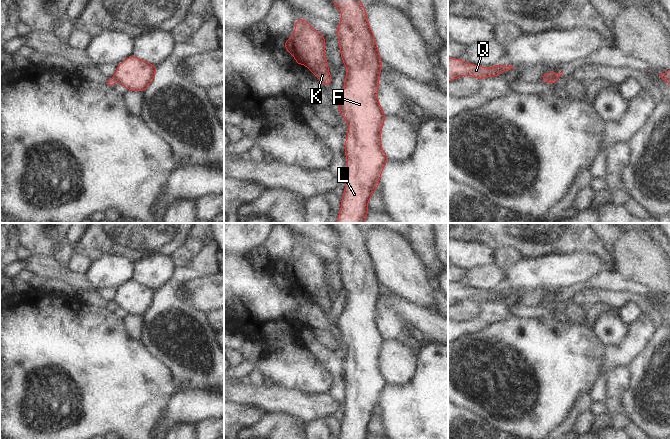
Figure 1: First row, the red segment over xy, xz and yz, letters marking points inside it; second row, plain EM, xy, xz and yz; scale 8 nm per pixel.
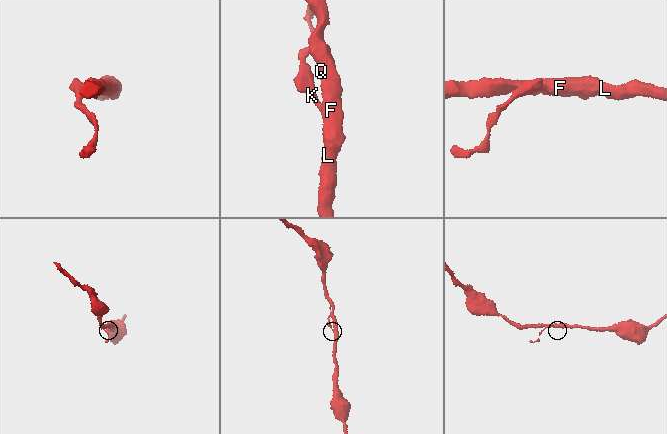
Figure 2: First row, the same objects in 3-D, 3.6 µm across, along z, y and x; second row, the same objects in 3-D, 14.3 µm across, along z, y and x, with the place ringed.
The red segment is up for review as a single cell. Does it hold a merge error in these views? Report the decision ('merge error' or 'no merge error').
merge error

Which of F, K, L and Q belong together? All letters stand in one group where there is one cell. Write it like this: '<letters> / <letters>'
F L Q / K

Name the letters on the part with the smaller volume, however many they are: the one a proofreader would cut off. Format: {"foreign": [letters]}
{"foreign": ["K"]}

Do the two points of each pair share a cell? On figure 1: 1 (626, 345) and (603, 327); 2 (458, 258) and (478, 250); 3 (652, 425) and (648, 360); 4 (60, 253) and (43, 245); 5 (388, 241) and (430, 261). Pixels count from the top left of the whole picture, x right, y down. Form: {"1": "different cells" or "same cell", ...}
{"1": "different cells", "2": "same cell", "3": "same cell", "4": "different cells", "5": "different cells"}

